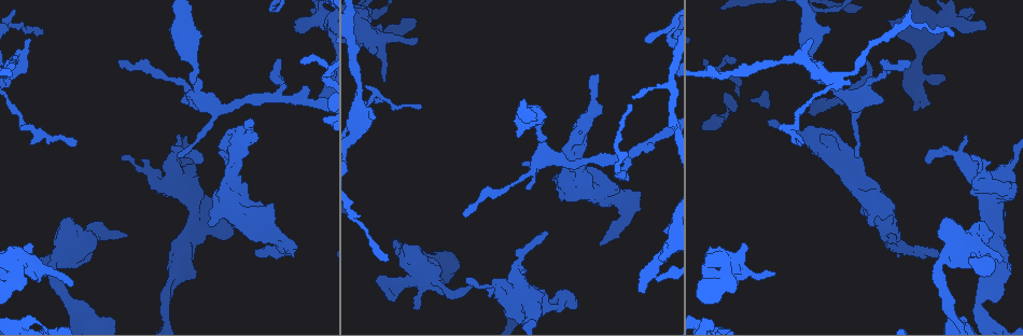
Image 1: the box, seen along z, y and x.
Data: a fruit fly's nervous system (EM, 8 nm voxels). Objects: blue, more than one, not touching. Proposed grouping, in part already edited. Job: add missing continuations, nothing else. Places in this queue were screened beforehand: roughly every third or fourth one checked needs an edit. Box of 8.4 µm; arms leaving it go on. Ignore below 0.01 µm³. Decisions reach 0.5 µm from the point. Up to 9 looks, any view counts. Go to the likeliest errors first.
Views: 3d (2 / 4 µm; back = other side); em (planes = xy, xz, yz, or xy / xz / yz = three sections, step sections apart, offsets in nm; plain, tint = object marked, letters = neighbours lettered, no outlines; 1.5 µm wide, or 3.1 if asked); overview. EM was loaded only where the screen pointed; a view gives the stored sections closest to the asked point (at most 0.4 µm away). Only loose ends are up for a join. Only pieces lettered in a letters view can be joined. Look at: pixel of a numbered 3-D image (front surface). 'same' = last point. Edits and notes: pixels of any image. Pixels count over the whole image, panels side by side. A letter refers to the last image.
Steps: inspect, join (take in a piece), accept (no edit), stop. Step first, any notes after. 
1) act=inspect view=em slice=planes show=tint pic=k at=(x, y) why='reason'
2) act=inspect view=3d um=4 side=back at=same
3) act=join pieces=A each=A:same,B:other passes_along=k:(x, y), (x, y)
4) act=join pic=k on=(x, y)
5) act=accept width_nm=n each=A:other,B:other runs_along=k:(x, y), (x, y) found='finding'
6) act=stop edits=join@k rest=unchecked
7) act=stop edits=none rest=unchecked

act=inspect view=em slice=planes show=letters pic=1 at=(643, 292) why='an open end'

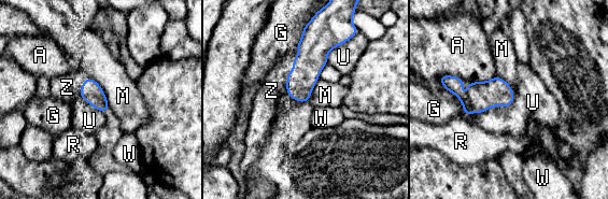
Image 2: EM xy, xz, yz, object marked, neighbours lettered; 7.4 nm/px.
act=join pic=2 on=(67, 87) each=A:other,G:other,M:other,R:other,U:other,W:other,Z:same found='it goes on there'

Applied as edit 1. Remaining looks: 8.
act=inspect view=3d um=4 pic=1 at=(907, 61) why='thin end'

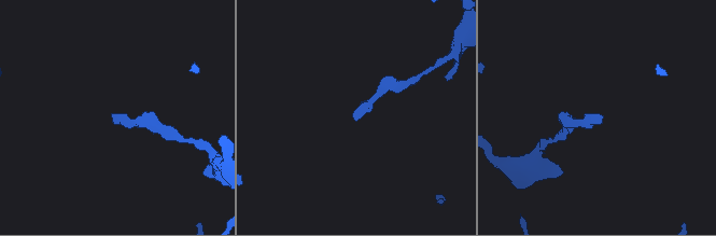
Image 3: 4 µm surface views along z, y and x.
act=inspect view=em slice=planes show=letters pic=3 at=(598, 116) why='shape alone is not enough'

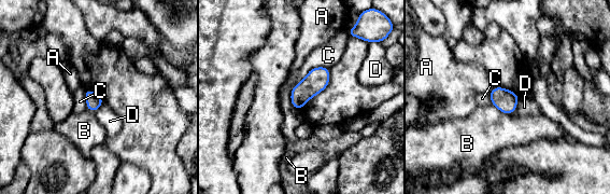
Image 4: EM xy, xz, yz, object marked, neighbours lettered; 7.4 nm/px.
act=accept width_nm=110 longest_contact=C:400nm each=A:other,B:other,C:other,D:other found='no lettered piece goes on from it'

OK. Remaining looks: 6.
act=inspect view=em slice=planes show=letters pic=1 at=(881, 102) why='an open end'

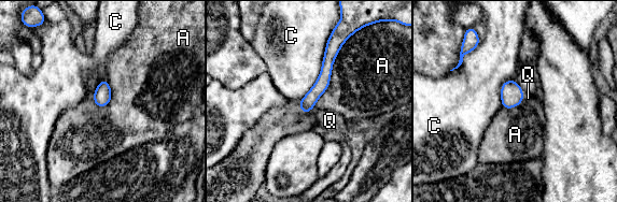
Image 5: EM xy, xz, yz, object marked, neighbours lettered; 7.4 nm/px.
act=join pic=5 on=(528, 98) each=A:other,C:other,Q:same passes_along=5:(512, 95), (522, 96), (528, 98) found='the neuron continues'

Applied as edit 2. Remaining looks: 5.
act=inspect view=overview why='redraw'

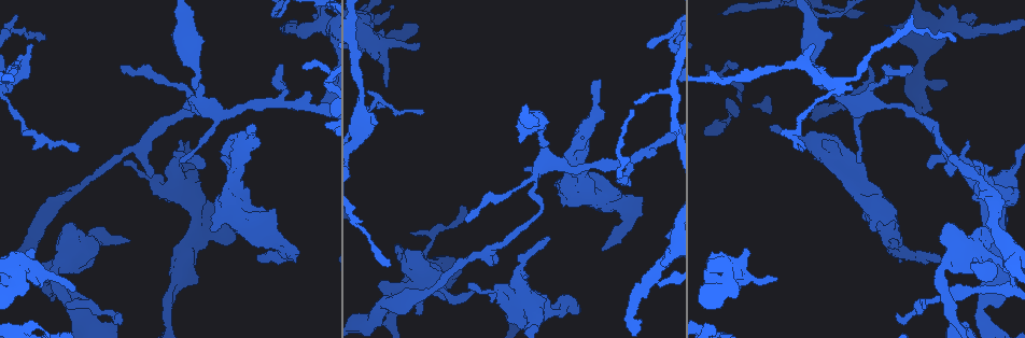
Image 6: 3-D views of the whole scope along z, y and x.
act=inspect view=3d um=2 pic=6 at=(378, 123) why='thin end'

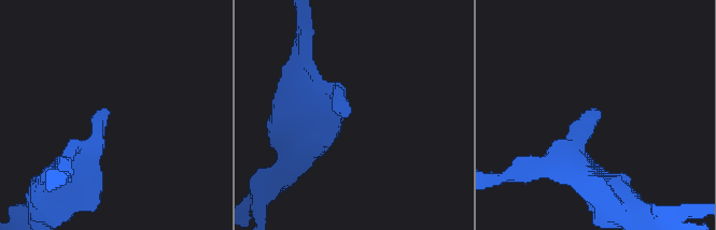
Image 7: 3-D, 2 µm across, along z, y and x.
act=inspect view=em slice=yz step=8 show=tint pic=7 at=(350, 112) why='now the EM'

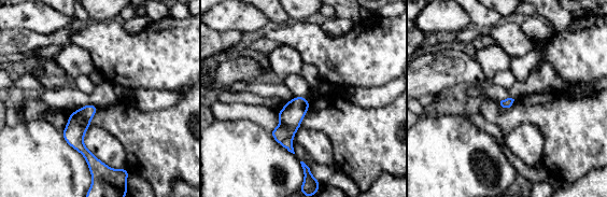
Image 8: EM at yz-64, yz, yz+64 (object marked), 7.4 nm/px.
act=inspect view=em slice=planes show=letters at=same why='another direction'

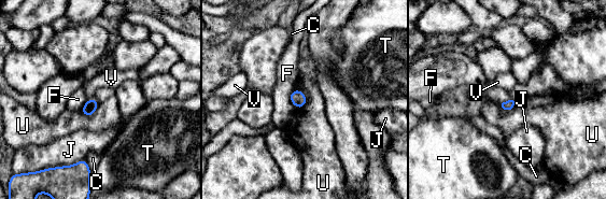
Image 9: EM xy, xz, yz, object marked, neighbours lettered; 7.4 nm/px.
act=accept longest_contact=J:220nm each=C:other,F:other,J:other,T:other,U:other,V:other found='no lettered piece goes on from it'

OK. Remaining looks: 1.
act=stop edits=join@2,join@5 rest=unchecked

